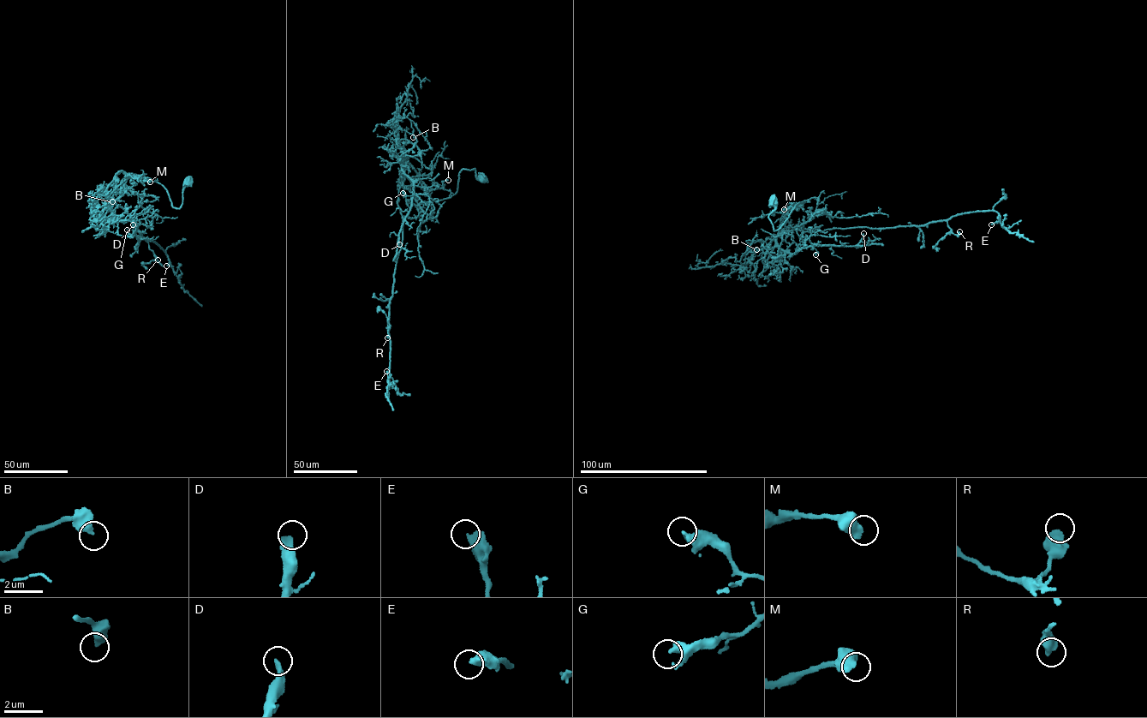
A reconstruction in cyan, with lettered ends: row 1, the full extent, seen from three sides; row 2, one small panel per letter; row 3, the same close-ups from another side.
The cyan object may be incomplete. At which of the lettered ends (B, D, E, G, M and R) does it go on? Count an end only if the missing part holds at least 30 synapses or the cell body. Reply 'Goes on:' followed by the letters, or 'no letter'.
Goes on: D, E

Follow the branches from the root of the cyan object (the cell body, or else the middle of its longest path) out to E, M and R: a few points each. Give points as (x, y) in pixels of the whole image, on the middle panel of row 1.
E: (483, 178), (462, 169), (457, 192), (435, 200), (406, 164), (389, 380), (386, 371)
M: (483, 178), (474, 168), (462, 169), (454, 194), (437, 200), (428, 196), (448, 180)
R: (483, 178), (474, 168), (462, 169), (457, 192), (435, 200), (406, 164), (397, 203), (403, 239), (387, 338)

